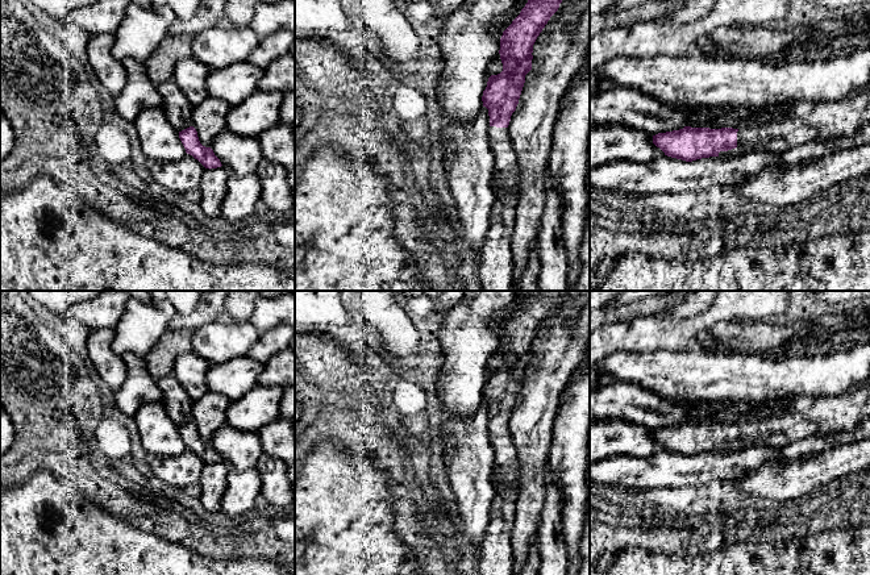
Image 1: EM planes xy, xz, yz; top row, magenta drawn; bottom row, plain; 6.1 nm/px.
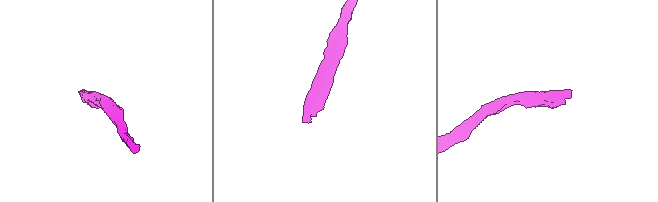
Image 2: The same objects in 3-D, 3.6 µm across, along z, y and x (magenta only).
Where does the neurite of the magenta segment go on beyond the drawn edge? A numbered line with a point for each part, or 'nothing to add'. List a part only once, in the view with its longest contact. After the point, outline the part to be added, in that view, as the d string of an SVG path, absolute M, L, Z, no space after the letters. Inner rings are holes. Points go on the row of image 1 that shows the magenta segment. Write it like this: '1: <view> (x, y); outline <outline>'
1: yz (840, 119); outline M863 89L837 101L816 104L804 117L742 126L737 132L737 147L720 151L719 157L732 158L749 151L779 155L807 142L852 137L867 124L870 89Z

